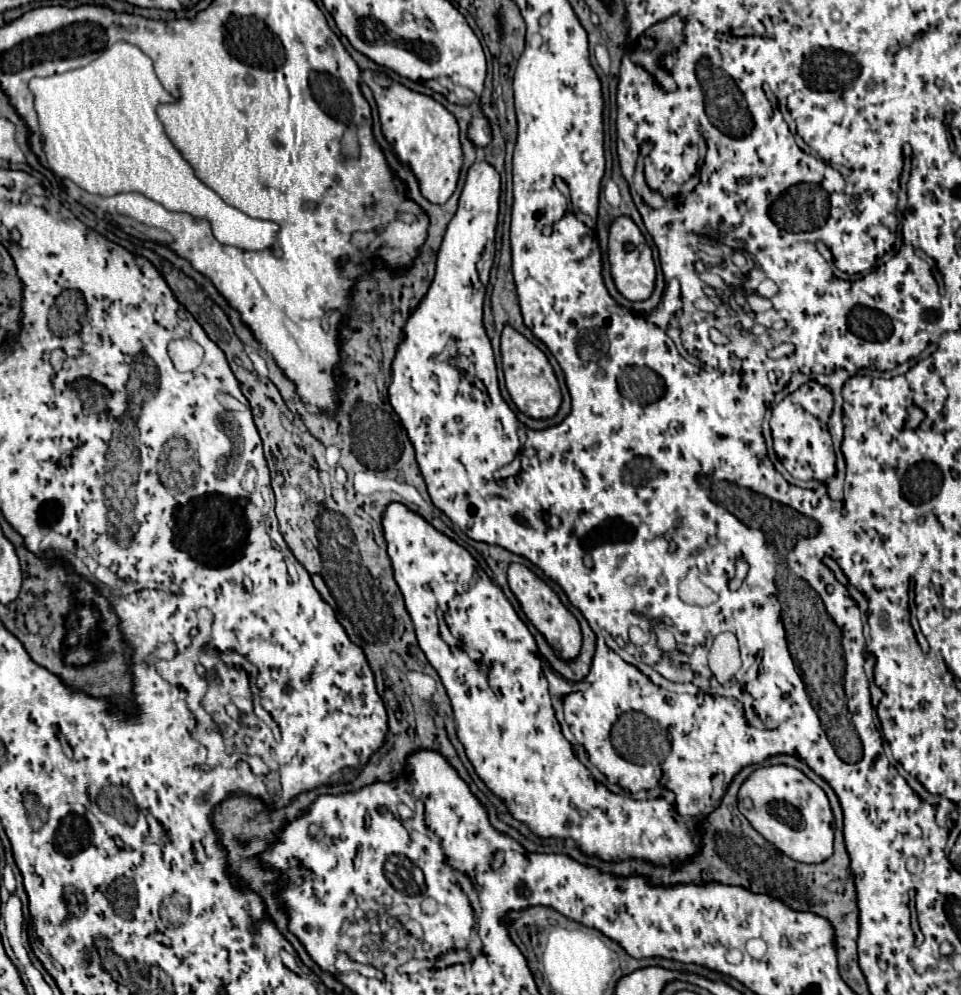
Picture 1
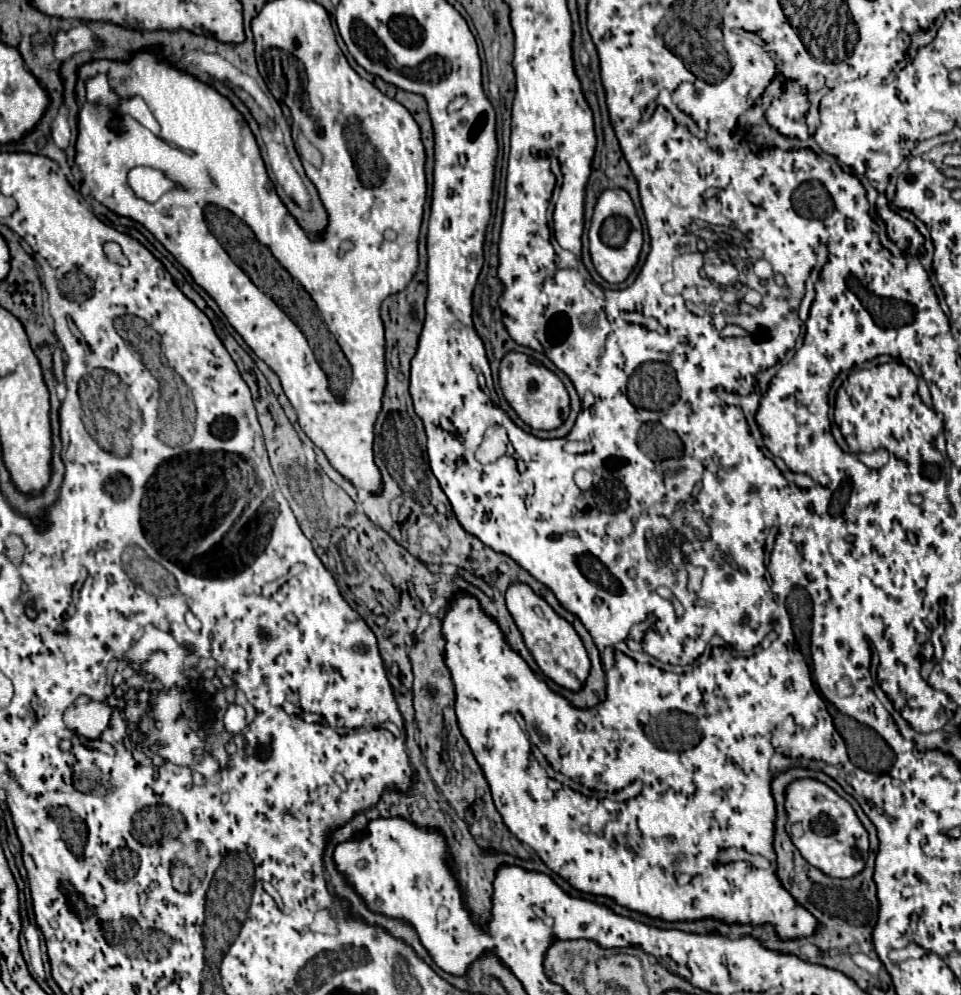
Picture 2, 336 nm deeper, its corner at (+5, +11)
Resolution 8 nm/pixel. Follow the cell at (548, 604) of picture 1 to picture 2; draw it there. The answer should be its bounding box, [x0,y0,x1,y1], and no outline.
[506,582,590,690]

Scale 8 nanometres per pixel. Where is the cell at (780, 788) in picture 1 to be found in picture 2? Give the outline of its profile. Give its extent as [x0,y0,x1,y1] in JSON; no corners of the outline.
[784,778,868,878]

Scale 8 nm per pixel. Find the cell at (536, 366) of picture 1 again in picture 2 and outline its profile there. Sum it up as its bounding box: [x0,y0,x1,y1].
[500,352,570,430]

